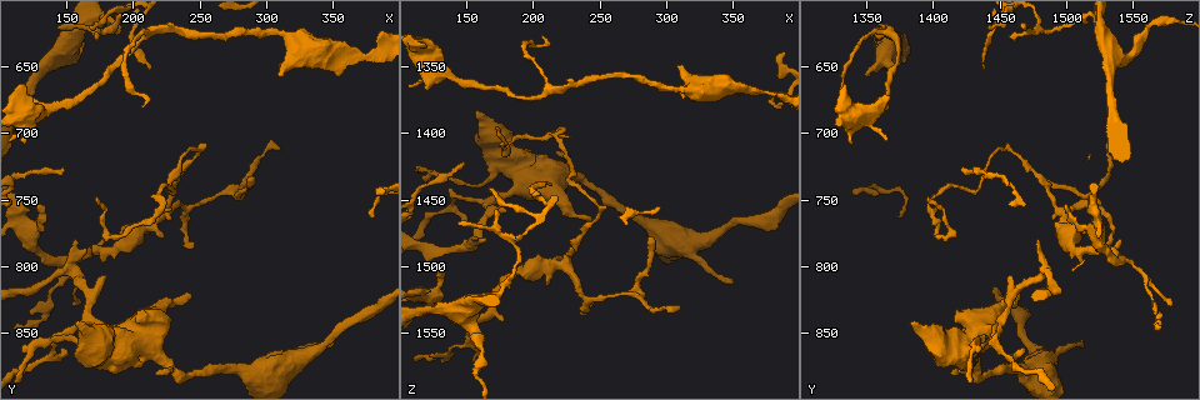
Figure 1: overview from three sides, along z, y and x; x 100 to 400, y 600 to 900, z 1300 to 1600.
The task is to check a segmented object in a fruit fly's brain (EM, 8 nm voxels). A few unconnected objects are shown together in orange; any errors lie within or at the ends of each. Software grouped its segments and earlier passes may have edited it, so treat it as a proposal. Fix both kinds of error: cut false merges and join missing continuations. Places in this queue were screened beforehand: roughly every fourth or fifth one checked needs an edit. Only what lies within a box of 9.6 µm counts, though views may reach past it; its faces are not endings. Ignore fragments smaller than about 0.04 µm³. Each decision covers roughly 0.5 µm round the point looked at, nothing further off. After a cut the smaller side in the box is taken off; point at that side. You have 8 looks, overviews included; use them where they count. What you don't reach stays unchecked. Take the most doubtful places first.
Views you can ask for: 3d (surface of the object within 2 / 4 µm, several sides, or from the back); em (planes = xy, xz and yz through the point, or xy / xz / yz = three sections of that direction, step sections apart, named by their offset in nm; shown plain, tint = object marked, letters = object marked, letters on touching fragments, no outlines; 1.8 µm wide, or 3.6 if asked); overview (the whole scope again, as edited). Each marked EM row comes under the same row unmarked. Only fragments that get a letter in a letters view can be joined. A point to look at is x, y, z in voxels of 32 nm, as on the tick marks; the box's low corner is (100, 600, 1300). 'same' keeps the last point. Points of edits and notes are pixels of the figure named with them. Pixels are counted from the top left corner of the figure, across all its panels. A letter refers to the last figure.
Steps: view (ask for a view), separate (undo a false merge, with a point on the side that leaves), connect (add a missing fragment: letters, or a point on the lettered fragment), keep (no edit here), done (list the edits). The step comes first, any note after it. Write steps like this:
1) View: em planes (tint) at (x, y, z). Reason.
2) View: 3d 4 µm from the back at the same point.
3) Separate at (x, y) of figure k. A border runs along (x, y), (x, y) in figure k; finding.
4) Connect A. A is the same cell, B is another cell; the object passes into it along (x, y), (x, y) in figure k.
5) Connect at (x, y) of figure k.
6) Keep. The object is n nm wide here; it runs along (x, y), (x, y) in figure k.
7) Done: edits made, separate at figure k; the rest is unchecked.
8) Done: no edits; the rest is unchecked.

View: 3d 2 µm at (246, 782, 1528). Thin end.

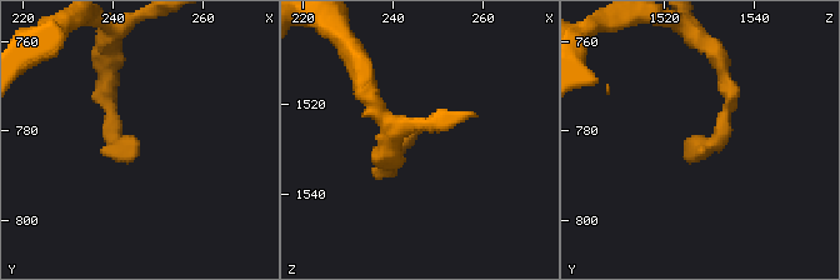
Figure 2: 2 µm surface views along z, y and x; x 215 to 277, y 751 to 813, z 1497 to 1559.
View: em 3.6 µm planes (letters) at (246, 782, 1526). Need the tissue.

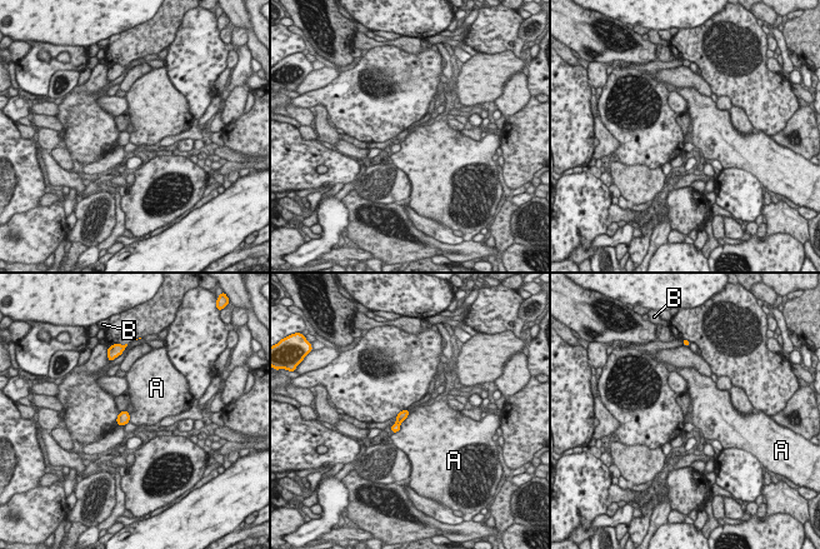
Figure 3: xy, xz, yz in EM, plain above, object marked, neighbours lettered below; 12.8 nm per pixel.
Keep. A and B are other cells; a border runs along (410, 410), (400, 428), (393, 434) in figure 3; no lettered fragment goes on from it.

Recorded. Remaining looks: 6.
View: em yz step 16 (tint) at (120, 670, 1366). An open end.

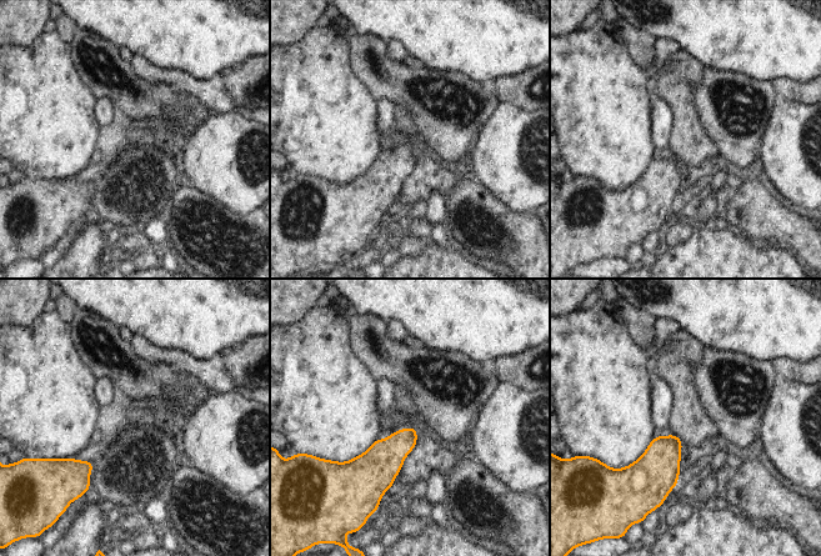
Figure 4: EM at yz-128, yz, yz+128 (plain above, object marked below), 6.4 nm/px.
View: em yz step 16 (letters) at the same point.

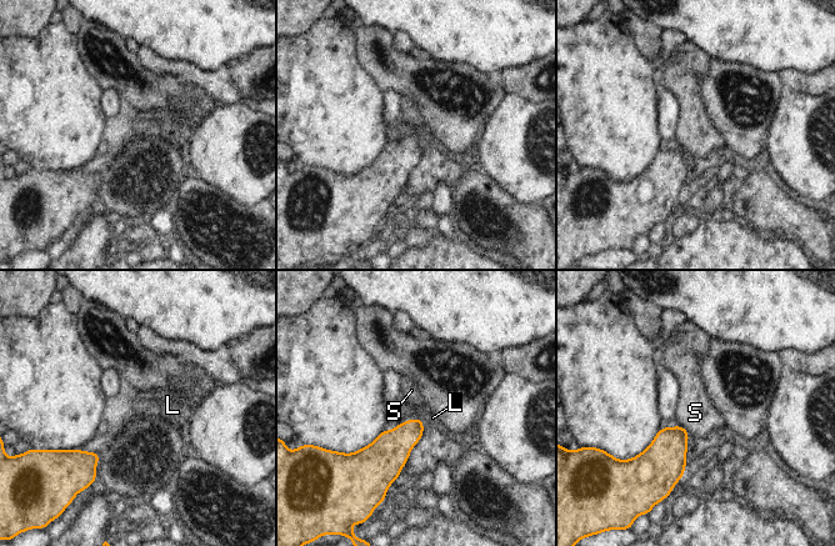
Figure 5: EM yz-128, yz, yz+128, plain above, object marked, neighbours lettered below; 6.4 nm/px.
Keep. L and S are other cells; a border runs along (679, 424), (690, 434) in figure 5; none of them fits.

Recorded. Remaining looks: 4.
View: 3d 4 µm at (252, 712, 1456). Sharp bend.

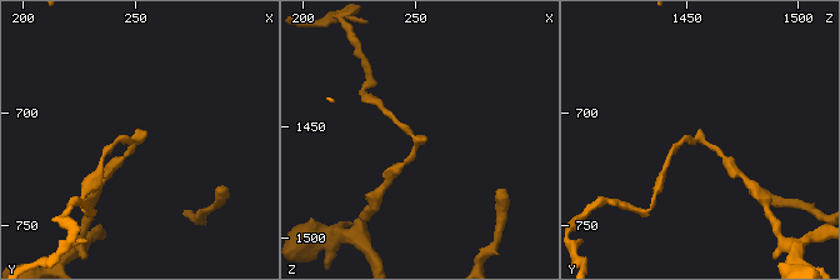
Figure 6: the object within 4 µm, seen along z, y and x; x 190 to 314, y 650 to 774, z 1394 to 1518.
View: em 3.6 µm planes (letters) at (251, 713, 1458). Shape alone is not enough.

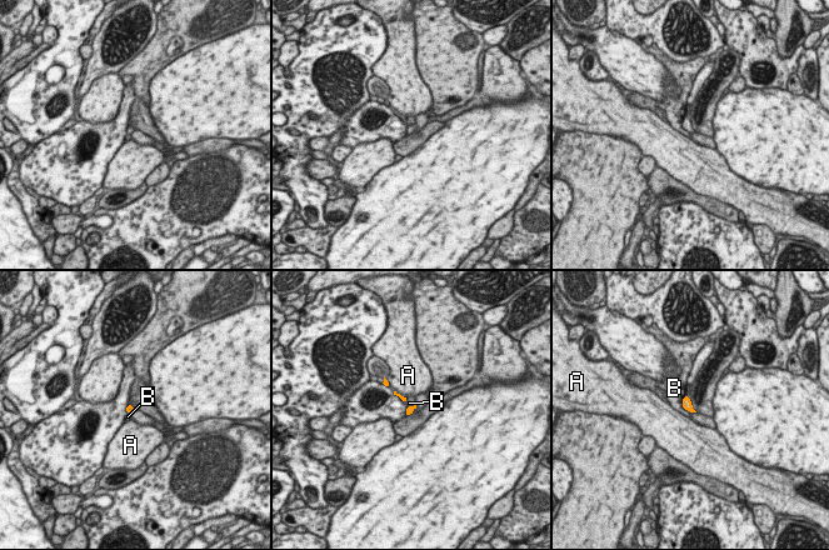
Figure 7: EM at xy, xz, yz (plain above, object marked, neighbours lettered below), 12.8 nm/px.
Keep. A and B are other cells; a border runs along (685, 394), (682, 405), (689, 413) in figure 7; continuous, no second neuron.

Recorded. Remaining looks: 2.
Done: no edits; the rest is unchecked.

